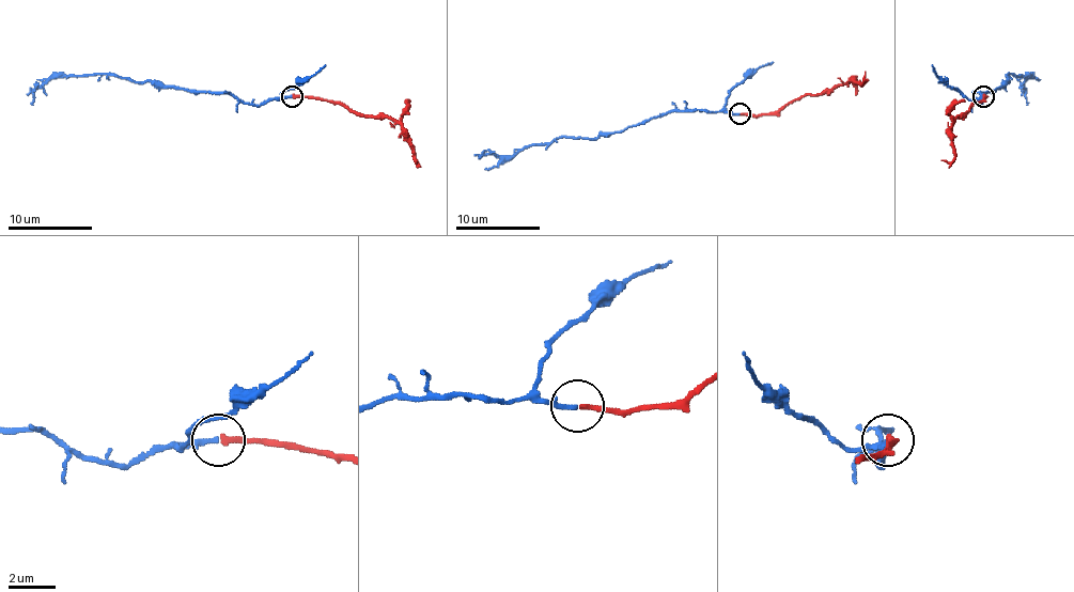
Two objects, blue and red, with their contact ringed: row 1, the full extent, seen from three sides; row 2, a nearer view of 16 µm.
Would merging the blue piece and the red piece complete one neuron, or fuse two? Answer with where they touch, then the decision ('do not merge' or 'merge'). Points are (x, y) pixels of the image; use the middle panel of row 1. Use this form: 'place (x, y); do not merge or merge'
place (740, 113); merge

